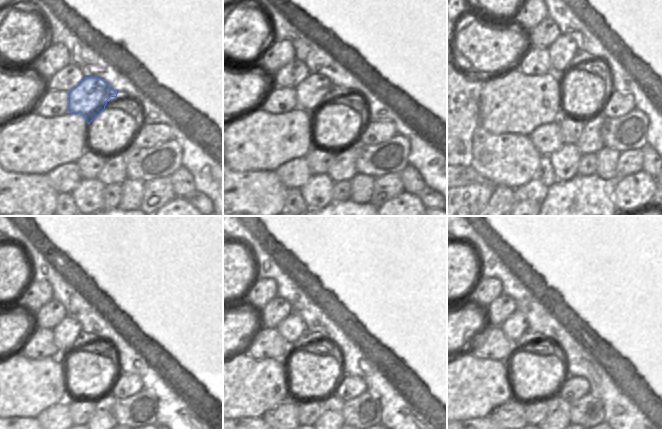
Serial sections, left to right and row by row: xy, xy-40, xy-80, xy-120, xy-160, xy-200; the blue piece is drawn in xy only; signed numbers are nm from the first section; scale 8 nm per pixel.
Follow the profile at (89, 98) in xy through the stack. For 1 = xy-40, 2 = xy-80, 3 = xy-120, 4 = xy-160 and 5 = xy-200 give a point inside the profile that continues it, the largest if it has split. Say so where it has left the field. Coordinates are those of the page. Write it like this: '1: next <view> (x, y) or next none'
1: next xy-40 (316, 91)
2: next xy-80 (536, 90)
3: next xy-120 (65, 333)
4: next xy-160 (292, 327)
5: next xy-200 (514, 327)

